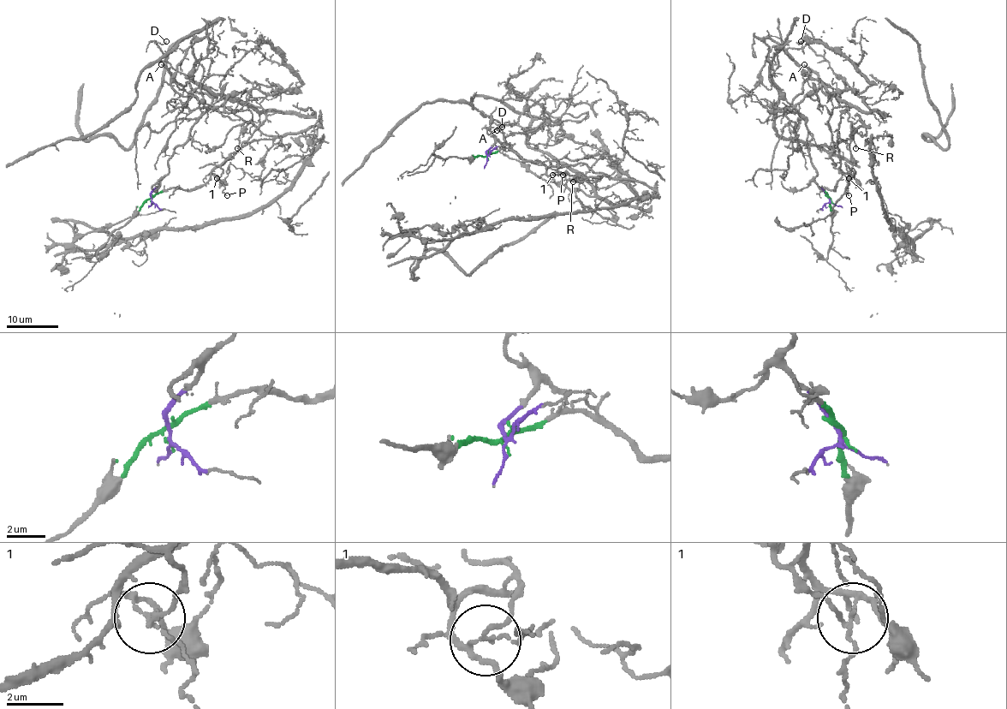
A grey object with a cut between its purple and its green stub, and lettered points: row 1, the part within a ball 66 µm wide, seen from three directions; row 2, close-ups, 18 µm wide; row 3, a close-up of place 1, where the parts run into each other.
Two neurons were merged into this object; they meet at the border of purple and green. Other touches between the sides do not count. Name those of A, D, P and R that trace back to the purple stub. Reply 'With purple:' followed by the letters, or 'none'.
With purple: D

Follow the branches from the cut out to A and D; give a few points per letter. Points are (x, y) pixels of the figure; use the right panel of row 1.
A: (830, 200), (822, 188), (836, 188), (843, 173), (837, 145), (849, 136), (851, 123), (833, 90), (803, 64)
D: (830, 200), (815, 181), (806, 120), (793, 99), (807, 80), (818, 80), (843, 102), (870, 110), (801, 41)

